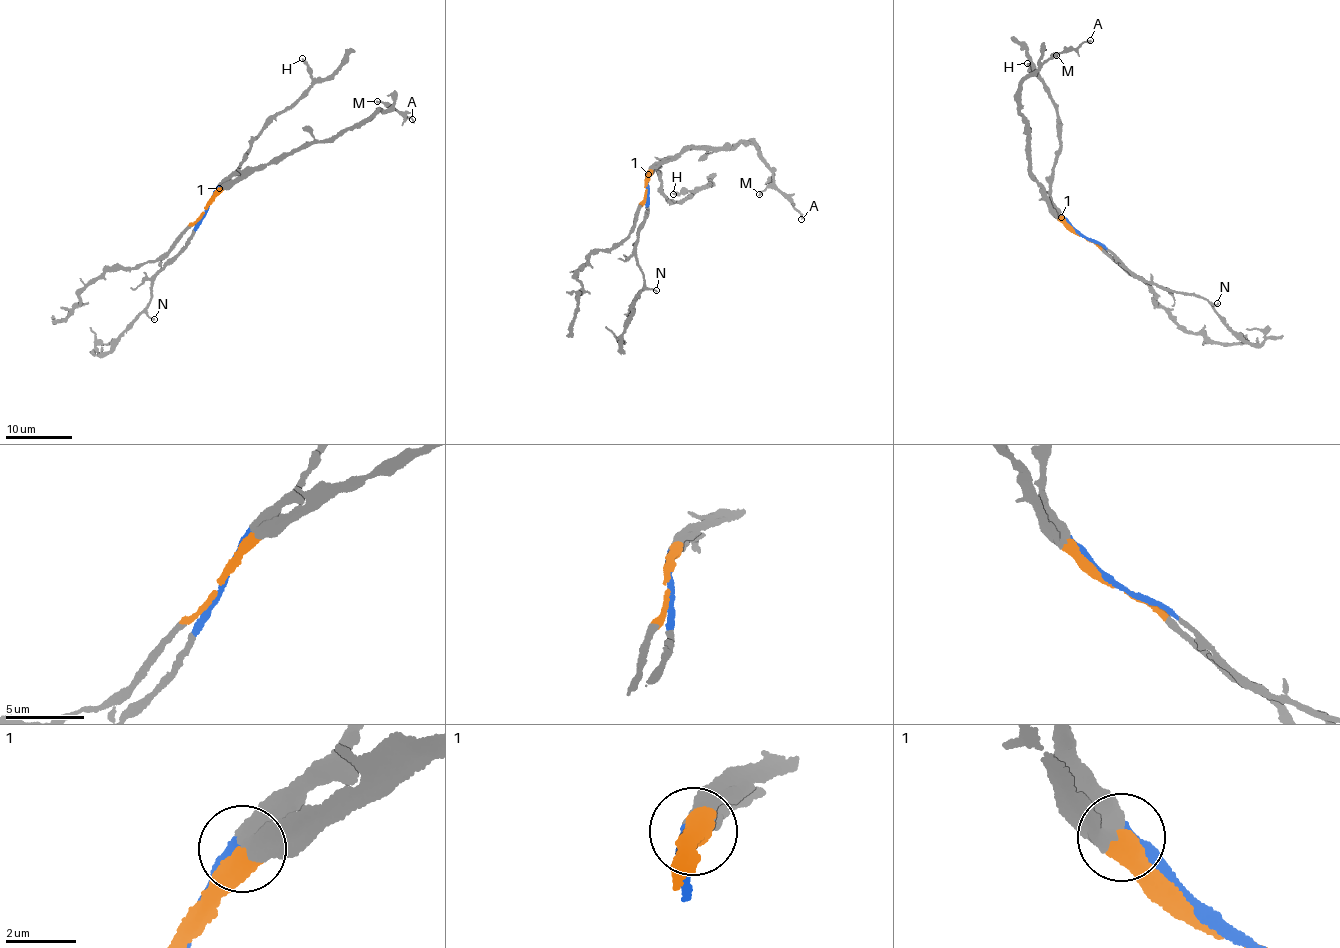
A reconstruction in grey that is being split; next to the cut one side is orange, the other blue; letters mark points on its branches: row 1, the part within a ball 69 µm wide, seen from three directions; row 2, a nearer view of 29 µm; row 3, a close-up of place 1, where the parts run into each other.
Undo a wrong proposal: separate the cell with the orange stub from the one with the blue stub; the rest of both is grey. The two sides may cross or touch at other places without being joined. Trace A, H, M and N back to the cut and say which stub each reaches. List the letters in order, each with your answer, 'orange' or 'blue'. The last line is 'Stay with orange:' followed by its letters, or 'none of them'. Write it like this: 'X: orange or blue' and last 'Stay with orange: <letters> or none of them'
A: orange
H: blue
M: orange
N: blue
Stay with orange: A, M

